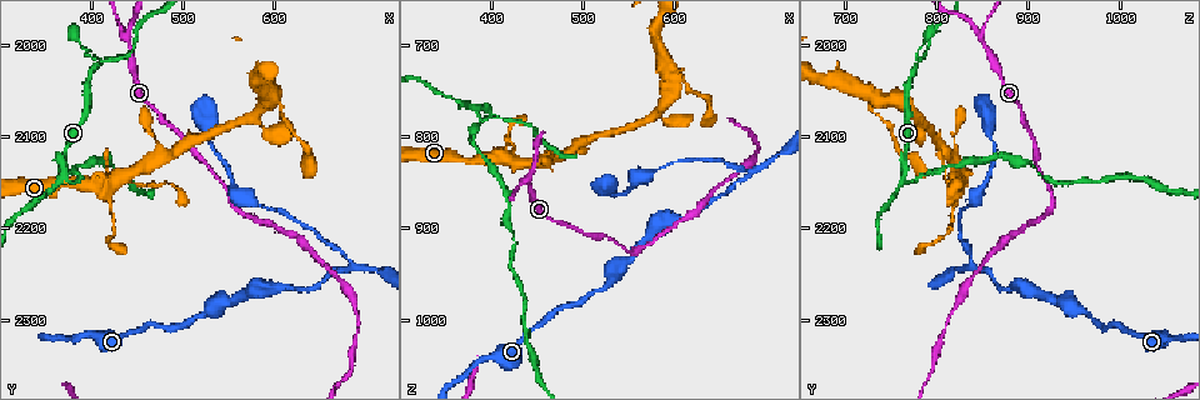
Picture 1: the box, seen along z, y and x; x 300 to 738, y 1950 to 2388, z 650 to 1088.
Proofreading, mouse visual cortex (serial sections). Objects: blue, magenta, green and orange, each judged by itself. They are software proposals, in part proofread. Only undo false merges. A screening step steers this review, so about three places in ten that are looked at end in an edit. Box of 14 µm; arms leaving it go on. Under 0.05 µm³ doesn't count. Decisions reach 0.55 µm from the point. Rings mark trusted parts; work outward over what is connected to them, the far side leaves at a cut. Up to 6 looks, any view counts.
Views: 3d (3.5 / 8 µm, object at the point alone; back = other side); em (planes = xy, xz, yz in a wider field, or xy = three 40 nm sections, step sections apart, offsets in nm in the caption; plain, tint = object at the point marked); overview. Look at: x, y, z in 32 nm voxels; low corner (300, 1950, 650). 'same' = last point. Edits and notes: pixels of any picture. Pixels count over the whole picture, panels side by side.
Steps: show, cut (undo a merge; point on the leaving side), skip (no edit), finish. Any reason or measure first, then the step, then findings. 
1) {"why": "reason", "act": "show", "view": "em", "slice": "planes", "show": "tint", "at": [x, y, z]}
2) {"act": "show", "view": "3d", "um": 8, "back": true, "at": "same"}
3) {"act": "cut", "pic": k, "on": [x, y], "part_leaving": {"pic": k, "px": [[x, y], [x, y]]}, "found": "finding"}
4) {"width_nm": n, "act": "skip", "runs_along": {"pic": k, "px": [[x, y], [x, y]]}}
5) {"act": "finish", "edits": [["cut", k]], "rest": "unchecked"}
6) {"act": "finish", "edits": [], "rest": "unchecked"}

{"why": "calibre changes", "act": "show", "view": "3d", "um": 3.5, "back": true, "at": [425, 2180, 815]}

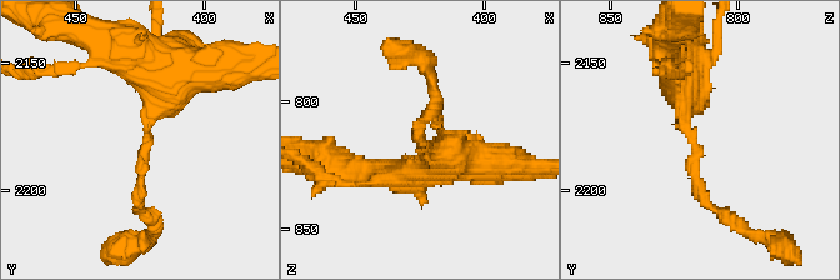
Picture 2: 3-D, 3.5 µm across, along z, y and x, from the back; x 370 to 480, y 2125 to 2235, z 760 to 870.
{"act": "show", "view": "em", "slice": "xy", "step": 2, "show": "tint", "at": [423, 2180, 819]}

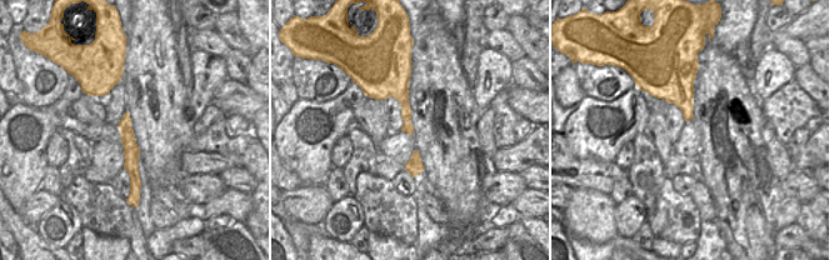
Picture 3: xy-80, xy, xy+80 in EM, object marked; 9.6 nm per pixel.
{"act": "skip", "runs_along": {"pic": 3, "px": [[126, 118], [134, 184]]}, "found": "all the same cell"}

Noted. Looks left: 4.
{"why": "sharp bend", "act": "show", "view": "3d", "um": 3.5, "at": [365, 2140, 760]}

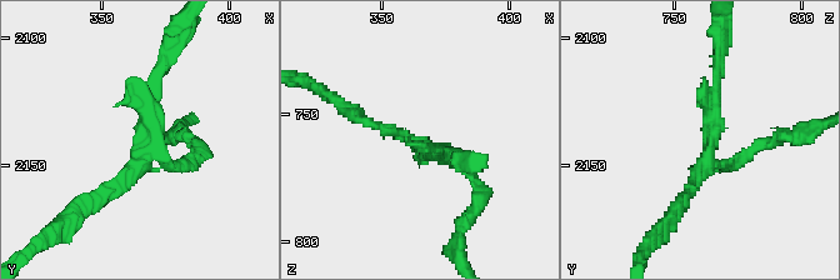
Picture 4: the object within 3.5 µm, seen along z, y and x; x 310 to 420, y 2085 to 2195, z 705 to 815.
{"arms": 3, "arm_widths_nm": [150, 150, 150], "act": "show", "view": "em", "slice": "xy", "step": 2, "show": "tint", "at": [370, 2140, 764]}

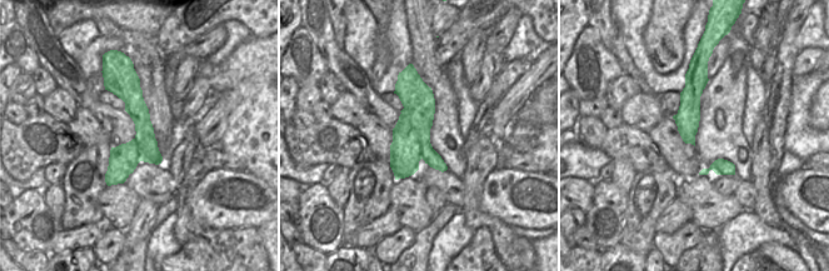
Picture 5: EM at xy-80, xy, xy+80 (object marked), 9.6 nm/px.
{"act": "cut", "pic": 4, "on": [745, 158], "found": "a second cell is stuck on"}

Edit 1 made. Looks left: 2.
{"act": "show", "view": "3d", "um": 3.5, "at": [405, 2025, 780]}

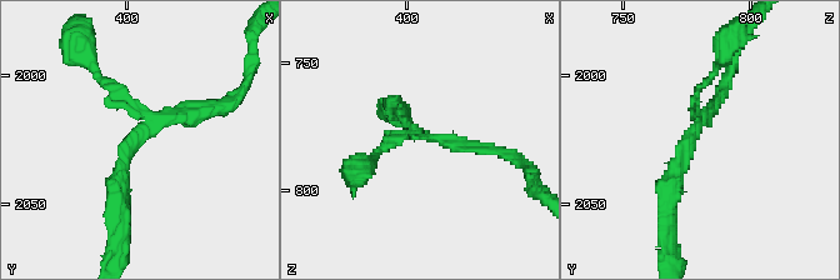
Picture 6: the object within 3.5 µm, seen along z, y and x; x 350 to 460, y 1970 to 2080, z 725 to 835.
{"arms": 3, "arm_widths_nm": [100, 200, 250], "why": "need the tissue", "act": "show", "view": "em", "slice": "xy", "step": 2, "show": "tint", "at": [403, 2025, 776]}

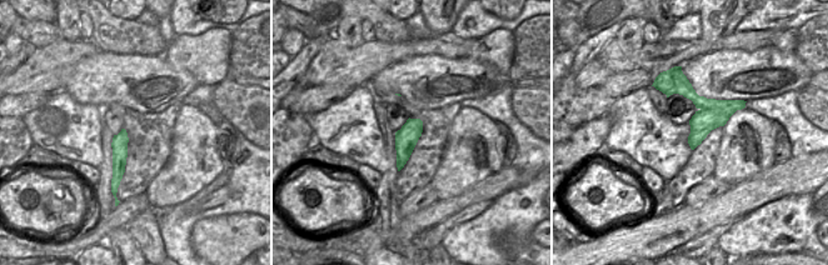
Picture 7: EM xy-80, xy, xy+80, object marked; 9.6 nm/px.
{"act": "skip", "runs_along": {"pic": 7, "px": [[123, 134], [114, 185]]}, "found": "continuous, no second cell"}

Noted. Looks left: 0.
{"act": "finish", "edits": [["cut", 4]], "rest": "unchecked"}

